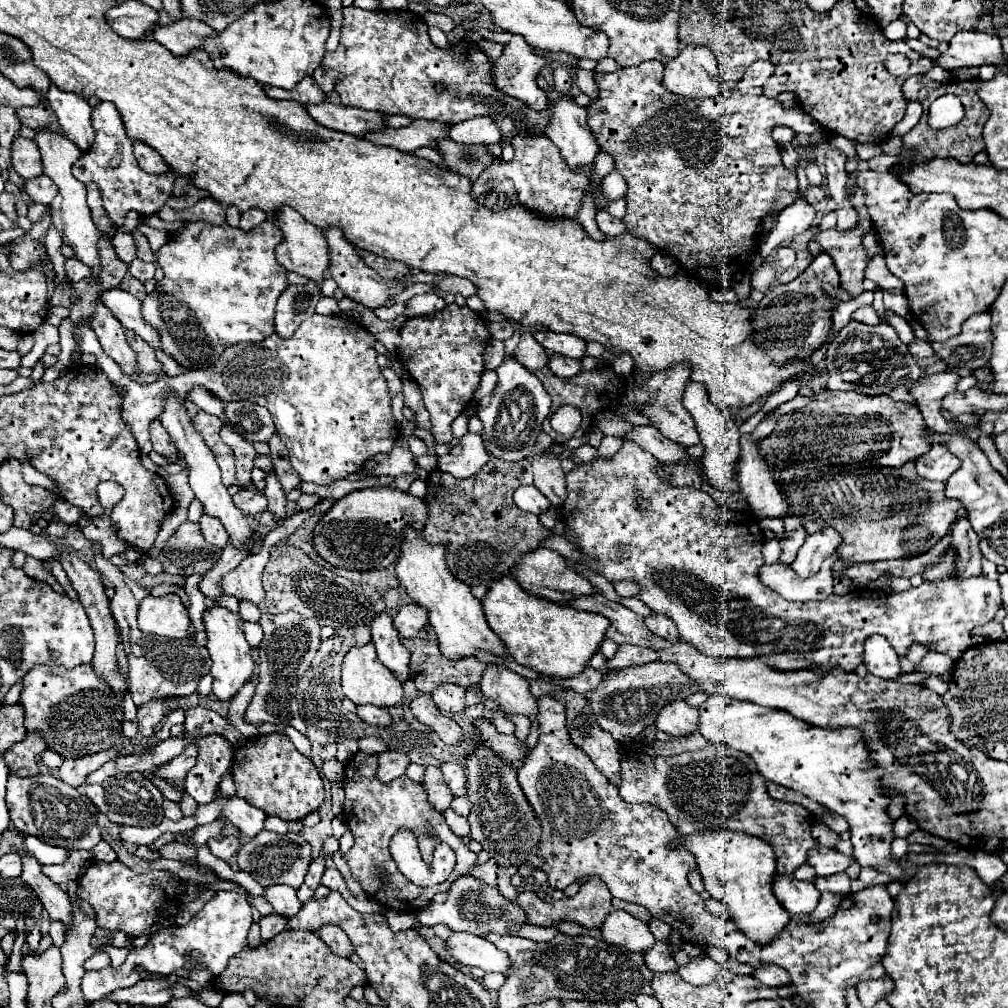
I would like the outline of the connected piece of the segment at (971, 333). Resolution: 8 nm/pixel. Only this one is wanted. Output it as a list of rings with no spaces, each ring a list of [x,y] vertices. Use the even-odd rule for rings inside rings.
[[[989,312],[973,314],[969,316],[963,326],[961,334],[943,340],[943,342],[933,342],[929,340],[927,328],[923,324],[913,322],[913,332],[919,340],[925,340],[931,344],[935,350],[935,356],[949,366],[955,368],[967,368],[967,370],[977,370],[987,366],[987,360],[991,358],[991,316]]]

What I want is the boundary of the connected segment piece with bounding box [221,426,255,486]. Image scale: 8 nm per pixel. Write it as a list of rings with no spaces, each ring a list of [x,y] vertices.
[[[227,426],[221,428],[221,438],[235,452],[235,466],[237,466],[239,486],[249,484],[251,482],[251,470],[253,470],[253,458],[255,458],[255,450],[253,450],[251,442],[247,442],[239,434],[231,432]]]

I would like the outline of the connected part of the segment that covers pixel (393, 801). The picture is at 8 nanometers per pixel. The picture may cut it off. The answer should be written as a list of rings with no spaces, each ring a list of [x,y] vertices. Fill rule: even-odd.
[[[357,752],[345,764],[343,818],[345,818],[349,830],[355,836],[355,844],[347,854],[343,854],[343,858],[347,860],[353,878],[361,884],[361,888],[371,898],[375,898],[377,902],[381,902],[385,906],[395,904],[395,910],[401,910],[401,908],[397,908],[397,904],[401,906],[401,902],[405,902],[407,908],[411,906],[411,910],[419,910],[421,906],[429,904],[437,892],[447,892],[449,886],[459,876],[465,876],[469,872],[469,868],[477,864],[477,854],[471,852],[467,846],[463,846],[461,838],[455,836],[449,830],[449,826],[445,822],[445,816],[439,816],[439,812],[431,812],[431,808],[427,808],[427,796],[425,796],[423,786],[419,782],[413,782],[411,778],[395,778],[393,782],[383,784],[383,782],[379,782],[375,778],[375,766],[377,766],[377,756],[375,754],[365,756],[361,752]],[[399,828],[413,828],[415,830],[420,852],[425,861],[426,859],[432,859],[432,852],[439,842],[445,842],[455,850],[457,864],[455,864],[451,876],[443,884],[423,888],[423,886],[413,884],[411,880],[407,880],[399,872],[399,868],[397,868],[397,864],[395,864],[395,860],[393,860],[393,856],[389,852],[389,840]],[[430,829],[433,831],[433,837],[428,834]],[[379,868],[385,868],[387,874],[389,874],[389,884],[387,886],[383,886],[379,882],[379,878],[377,878]]]

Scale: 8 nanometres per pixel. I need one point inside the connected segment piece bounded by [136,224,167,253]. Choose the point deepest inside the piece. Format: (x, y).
(156, 239)

